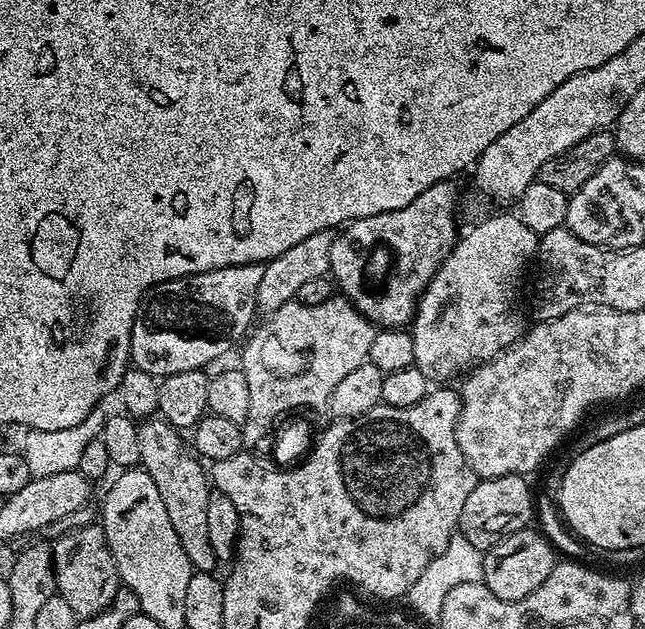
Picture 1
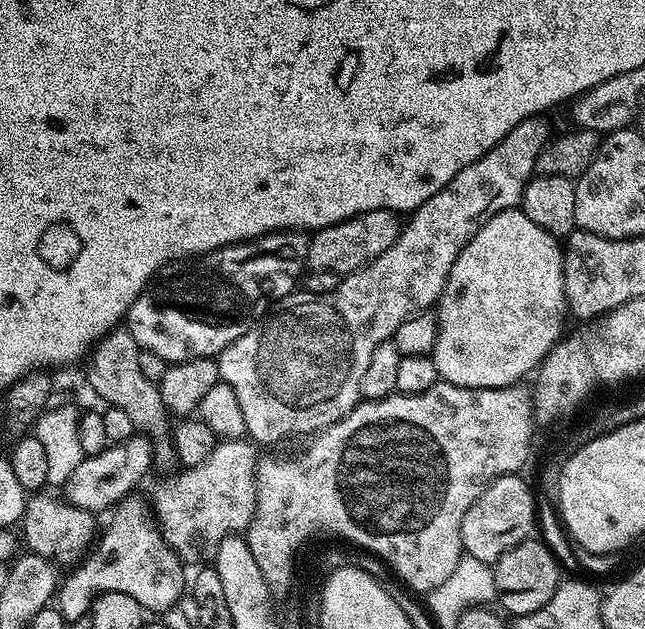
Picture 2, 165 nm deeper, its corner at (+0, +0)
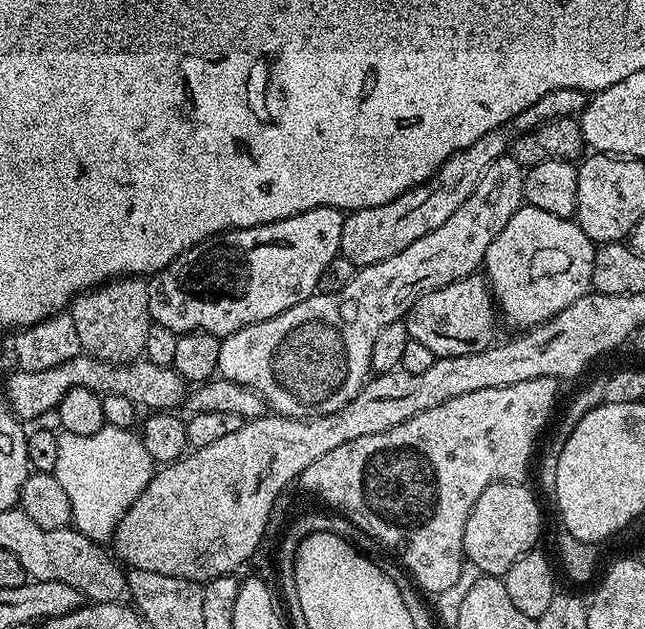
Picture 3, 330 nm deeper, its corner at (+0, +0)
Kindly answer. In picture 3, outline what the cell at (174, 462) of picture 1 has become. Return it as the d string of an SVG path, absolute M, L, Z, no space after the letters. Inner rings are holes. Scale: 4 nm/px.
M120 278L82 292L72 301L70 315L78 330L78 342L87 355L107 364L131 364L144 356L146 334L154 323L148 312L148 280Z

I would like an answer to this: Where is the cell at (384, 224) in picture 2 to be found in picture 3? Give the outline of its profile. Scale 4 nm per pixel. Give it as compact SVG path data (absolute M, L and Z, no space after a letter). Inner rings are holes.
M561 88L551 91L522 114L516 115L512 122L490 130L469 148L463 148L461 152L454 154L427 184L419 184L417 188L403 192L401 196L382 206L359 208L356 212L347 213L342 226L340 255L350 258L350 262L358 266L363 266L377 264L398 254L398 250L406 250L410 242L418 242L418 238L438 230L438 226L442 226L442 222L446 222L446 218L450 218L450 214L454 214L454 210L458 210L458 206L462 206L462 202L466 202L470 194L474 194L474 186L478 186L482 174L486 174L492 163L511 149L511 143L517 135L531 132L552 120L575 117L584 111L587 101L585 92Z

